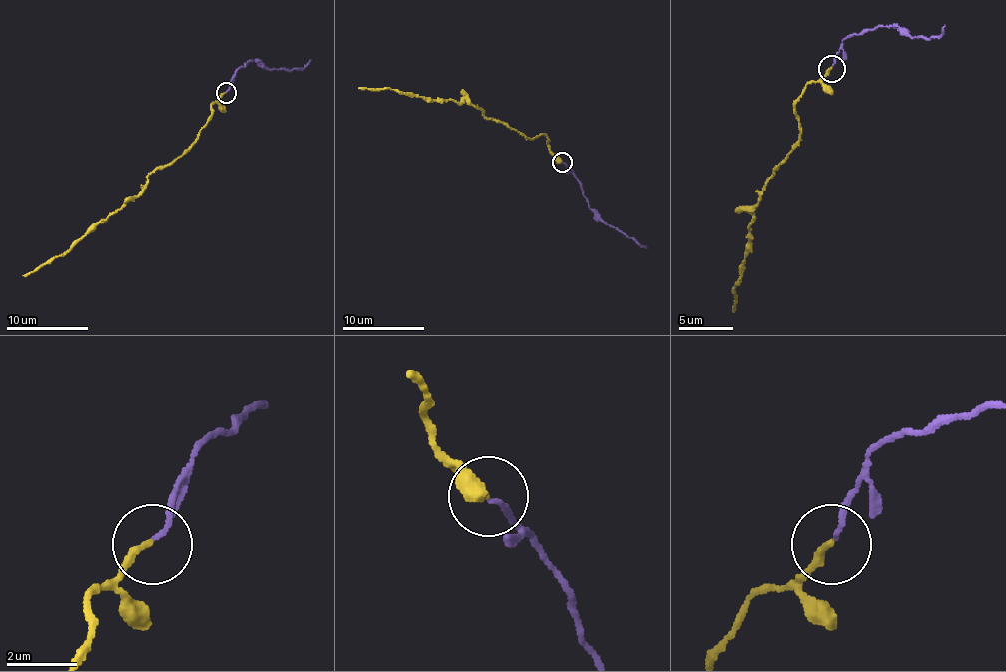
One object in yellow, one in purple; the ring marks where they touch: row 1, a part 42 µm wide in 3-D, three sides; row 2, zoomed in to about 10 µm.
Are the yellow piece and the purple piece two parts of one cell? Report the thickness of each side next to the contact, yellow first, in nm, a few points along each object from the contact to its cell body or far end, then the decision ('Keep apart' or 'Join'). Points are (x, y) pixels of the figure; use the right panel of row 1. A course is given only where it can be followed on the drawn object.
Thickness 200 nm (yellow) against 130 nm. Course of yellow: (830, 69), (806, 85), (795, 109), (801, 136), (776, 166), (755, 204), (749, 250), (738, 280), (733, 309). Course of purple: (833, 66), (844, 39), (879, 26), (898, 26), (912, 36), (925, 39), (939, 36), (944, 26). Join

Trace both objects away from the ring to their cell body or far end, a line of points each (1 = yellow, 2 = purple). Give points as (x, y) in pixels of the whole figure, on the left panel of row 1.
1: (226, 93), (212, 105), (208, 124), (192, 144), (171, 162), (159, 166), (136, 195), (65, 252), (22, 275)
2: (226, 91), (236, 70), (249, 60), (259, 60), (269, 68), (288, 70), (302, 68), (310, 60)

